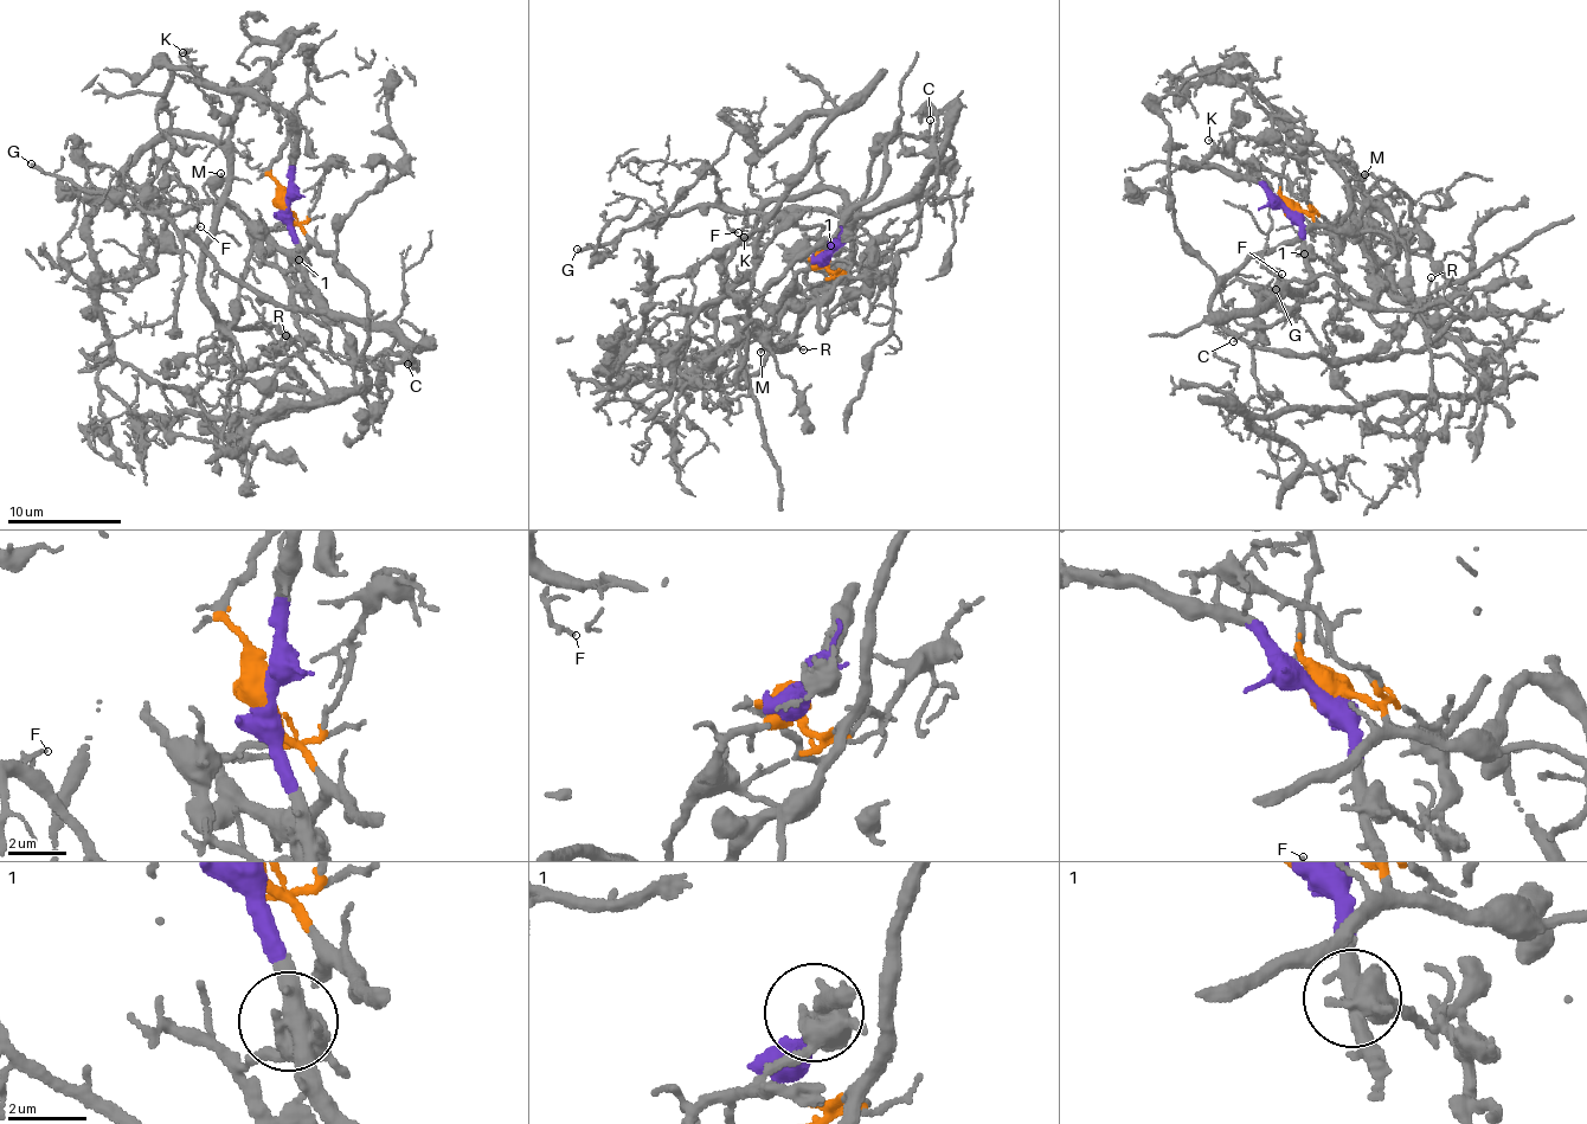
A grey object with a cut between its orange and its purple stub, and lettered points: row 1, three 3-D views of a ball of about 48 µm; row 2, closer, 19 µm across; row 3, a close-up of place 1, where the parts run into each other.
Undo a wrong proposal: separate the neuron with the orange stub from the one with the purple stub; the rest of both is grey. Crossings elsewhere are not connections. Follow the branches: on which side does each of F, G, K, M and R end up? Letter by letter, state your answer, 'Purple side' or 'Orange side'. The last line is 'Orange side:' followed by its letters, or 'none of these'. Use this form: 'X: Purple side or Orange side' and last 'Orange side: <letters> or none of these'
F: Purple side
G: Purple side
K: Purple side
M: Orange side
R: Orange side
Orange side: M, R

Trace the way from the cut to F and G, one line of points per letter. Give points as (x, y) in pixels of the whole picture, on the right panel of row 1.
F: (1289, 211), (1289, 218), (1299, 225), (1309, 277), (1291, 316), (1267, 290), (1280, 275)
G: (1289, 211), (1299, 225), (1309, 277), (1291, 316), (1255, 296), (1257, 287), (1266, 296), (1274, 288)

